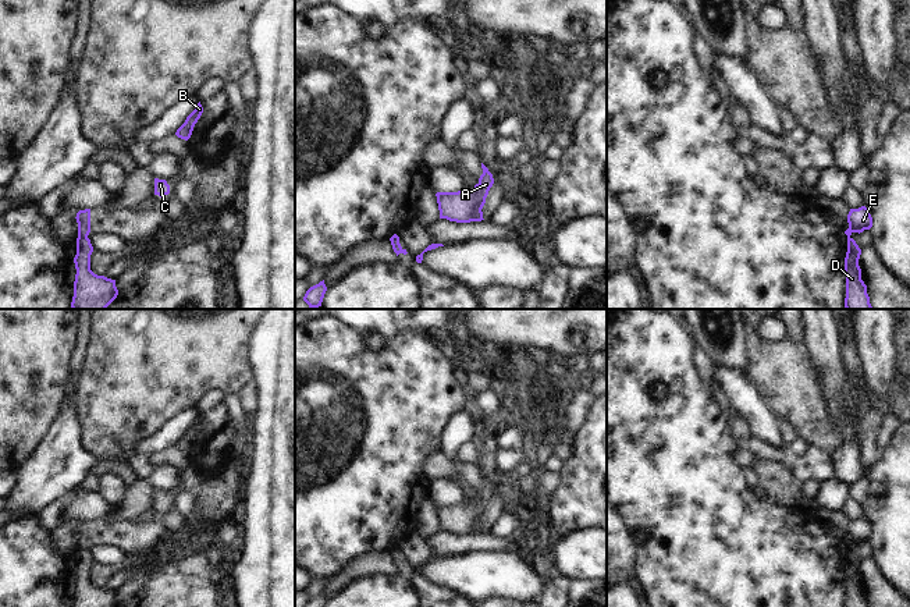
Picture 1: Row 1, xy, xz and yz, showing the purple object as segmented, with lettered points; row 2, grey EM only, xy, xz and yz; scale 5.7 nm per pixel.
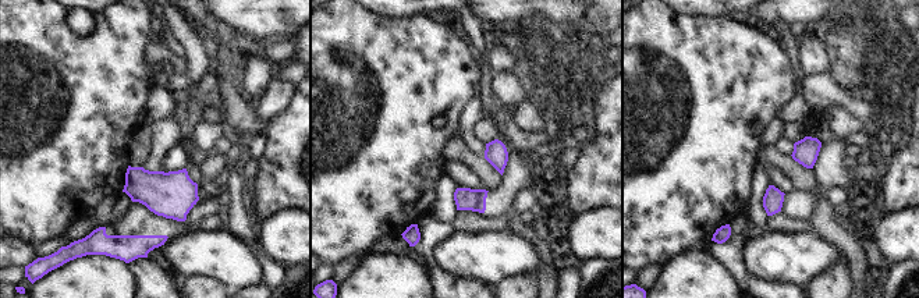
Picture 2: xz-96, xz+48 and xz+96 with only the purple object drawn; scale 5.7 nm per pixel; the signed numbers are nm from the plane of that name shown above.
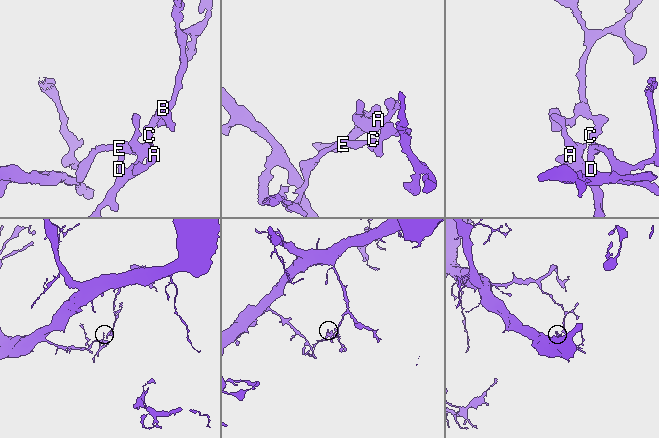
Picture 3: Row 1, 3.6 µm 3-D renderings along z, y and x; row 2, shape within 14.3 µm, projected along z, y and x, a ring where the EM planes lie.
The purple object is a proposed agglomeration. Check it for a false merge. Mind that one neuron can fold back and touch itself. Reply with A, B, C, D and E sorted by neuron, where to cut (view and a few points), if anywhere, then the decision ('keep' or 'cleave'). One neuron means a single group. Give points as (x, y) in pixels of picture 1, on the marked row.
groups A B C D / E; cut xy (78, 235), (86, 237); cleave

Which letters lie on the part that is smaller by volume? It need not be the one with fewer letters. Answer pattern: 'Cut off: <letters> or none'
Cut off: E

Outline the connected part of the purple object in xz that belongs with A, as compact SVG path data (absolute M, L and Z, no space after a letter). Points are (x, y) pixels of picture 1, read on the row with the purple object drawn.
M481 163L483 174L473 189L462 189L458 192L437 192L437 203L440 219L456 223L481 221L483 206L490 188L494 184L493 174Z

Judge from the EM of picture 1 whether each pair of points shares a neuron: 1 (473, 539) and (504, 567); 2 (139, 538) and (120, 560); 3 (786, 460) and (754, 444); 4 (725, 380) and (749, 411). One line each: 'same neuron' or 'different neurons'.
1: different neurons
2: different neurons
3: same neuron
4: same neuron

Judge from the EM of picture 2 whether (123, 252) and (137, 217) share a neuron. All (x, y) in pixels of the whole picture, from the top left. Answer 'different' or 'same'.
same

